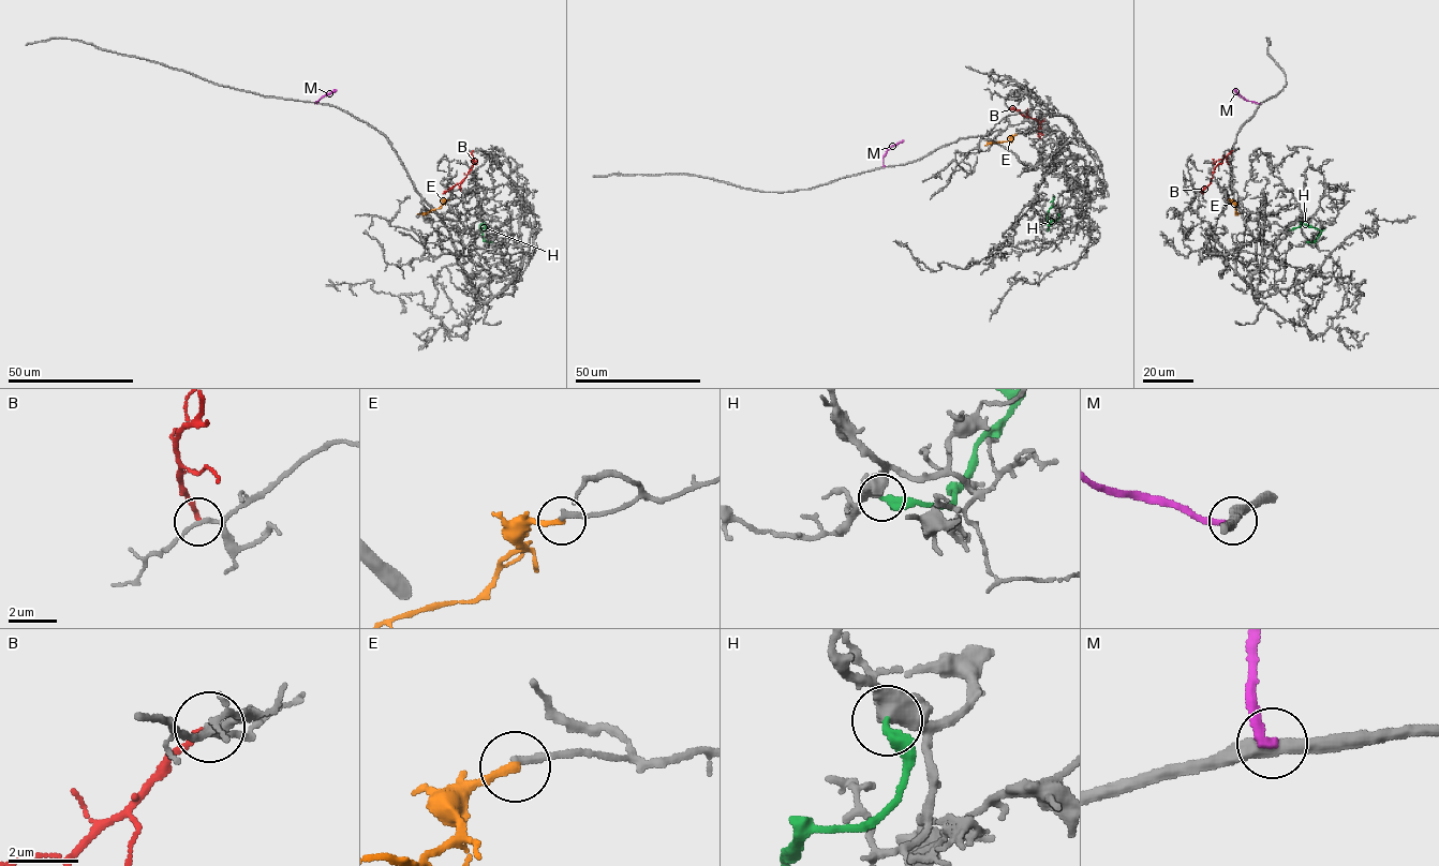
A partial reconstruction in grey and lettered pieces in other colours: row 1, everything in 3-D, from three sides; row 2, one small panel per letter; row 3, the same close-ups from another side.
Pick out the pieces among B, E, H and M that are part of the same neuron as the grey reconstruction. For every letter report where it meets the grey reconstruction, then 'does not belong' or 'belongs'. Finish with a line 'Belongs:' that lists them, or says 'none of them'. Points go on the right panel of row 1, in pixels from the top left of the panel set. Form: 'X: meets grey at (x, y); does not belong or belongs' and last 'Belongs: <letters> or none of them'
B: meets grey at (1232, 150); does not belong
E: meets grey at (1228, 199); does not belong
H: meets grey at (1307, 242); does not belong
M: meets grey at (1260, 103); does not belong
Belongs: none of them

